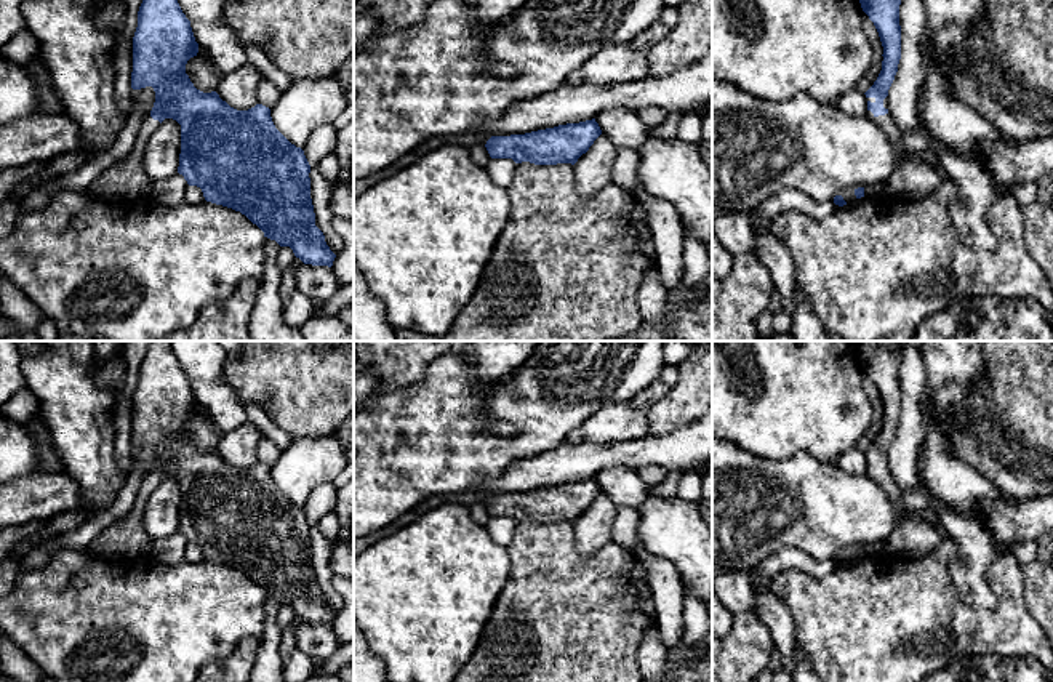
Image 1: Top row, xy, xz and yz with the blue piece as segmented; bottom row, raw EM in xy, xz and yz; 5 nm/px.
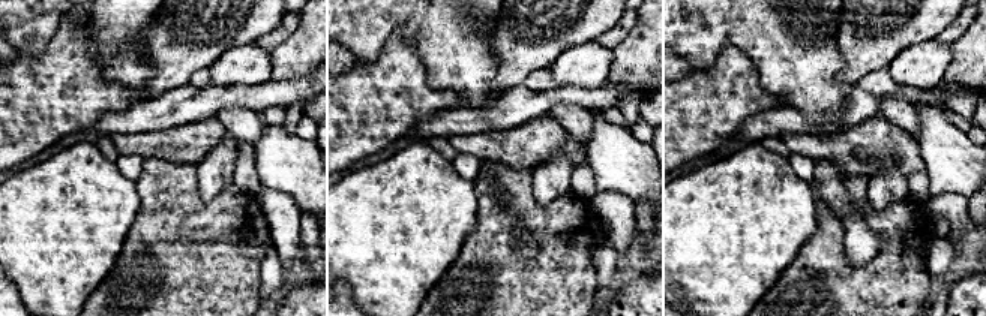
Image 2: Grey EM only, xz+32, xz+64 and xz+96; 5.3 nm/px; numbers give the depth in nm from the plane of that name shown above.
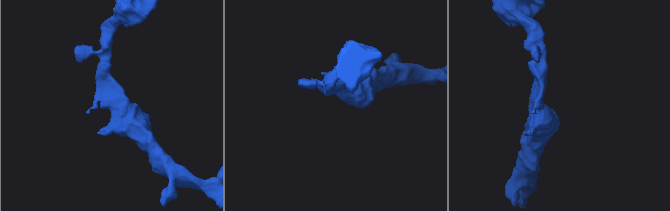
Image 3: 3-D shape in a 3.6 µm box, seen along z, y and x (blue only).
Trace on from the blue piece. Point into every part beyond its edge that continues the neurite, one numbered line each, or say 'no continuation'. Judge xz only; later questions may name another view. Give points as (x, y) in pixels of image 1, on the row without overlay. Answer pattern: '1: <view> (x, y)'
no continuation

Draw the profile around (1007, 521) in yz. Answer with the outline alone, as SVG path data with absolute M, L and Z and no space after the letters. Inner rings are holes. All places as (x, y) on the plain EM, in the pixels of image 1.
M1053 495L1032 499L983 499L981 517L1000 544L1053 535Z

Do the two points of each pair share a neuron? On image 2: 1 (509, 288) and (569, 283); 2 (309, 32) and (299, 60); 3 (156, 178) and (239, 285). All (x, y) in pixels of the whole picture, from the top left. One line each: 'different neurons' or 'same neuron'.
1: same neuron
2: same neuron
3: same neuron

